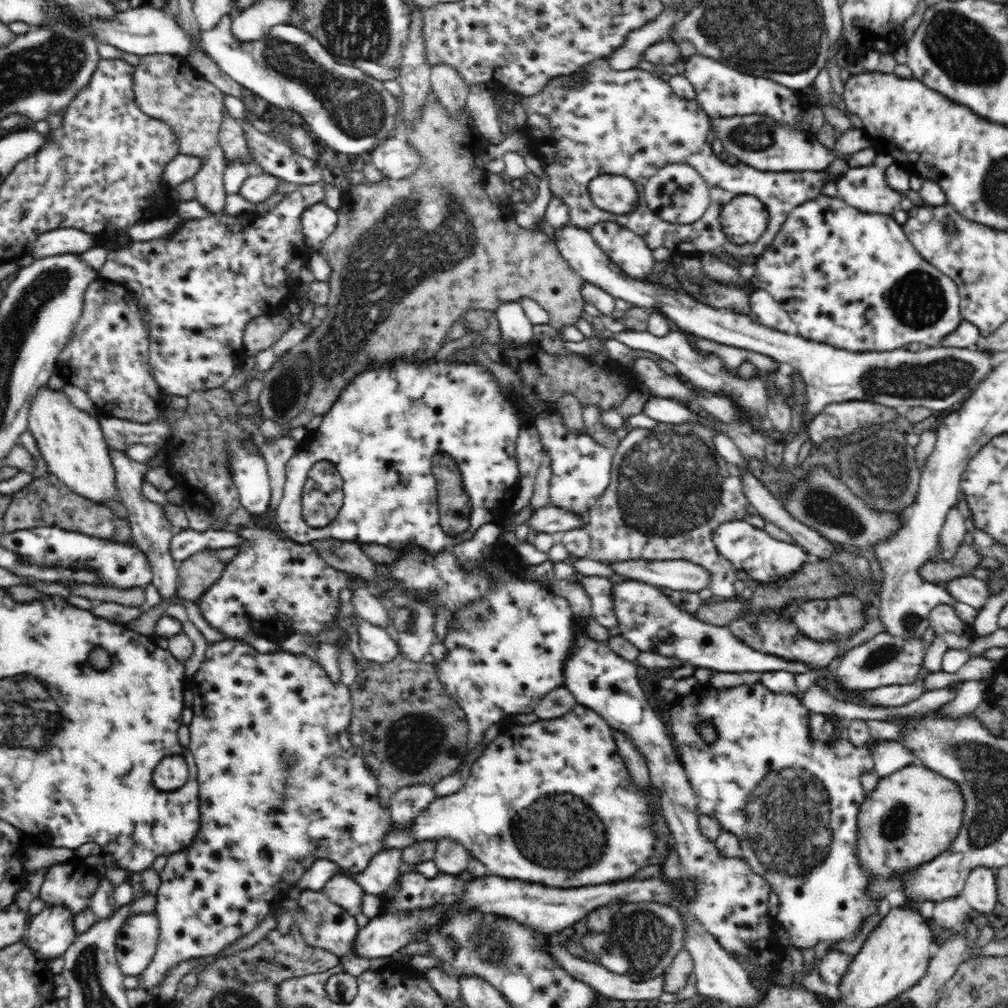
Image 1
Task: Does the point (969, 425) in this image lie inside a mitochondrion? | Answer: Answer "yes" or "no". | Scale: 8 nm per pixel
no

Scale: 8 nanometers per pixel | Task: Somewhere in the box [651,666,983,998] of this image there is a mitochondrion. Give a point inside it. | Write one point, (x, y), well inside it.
(788, 817)

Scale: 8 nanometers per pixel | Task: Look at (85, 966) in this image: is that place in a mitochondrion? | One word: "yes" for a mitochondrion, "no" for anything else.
yes

